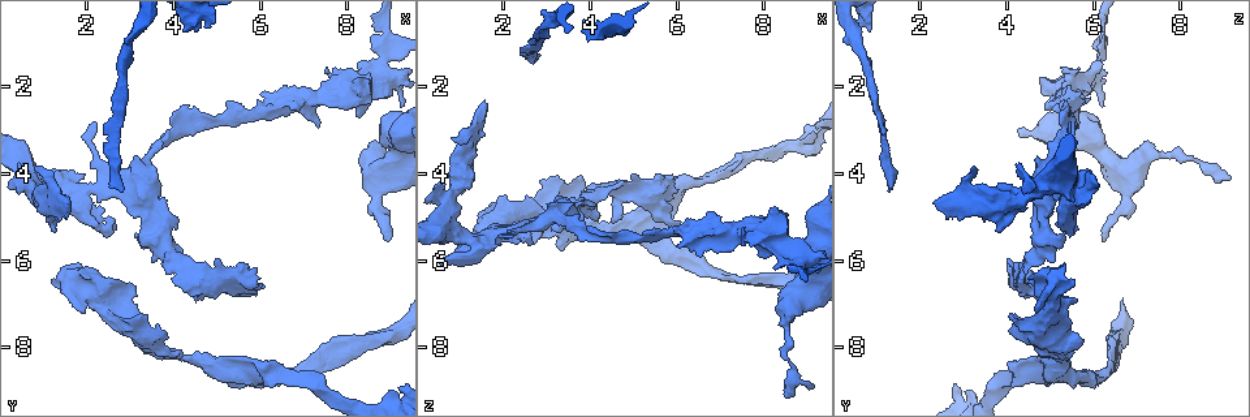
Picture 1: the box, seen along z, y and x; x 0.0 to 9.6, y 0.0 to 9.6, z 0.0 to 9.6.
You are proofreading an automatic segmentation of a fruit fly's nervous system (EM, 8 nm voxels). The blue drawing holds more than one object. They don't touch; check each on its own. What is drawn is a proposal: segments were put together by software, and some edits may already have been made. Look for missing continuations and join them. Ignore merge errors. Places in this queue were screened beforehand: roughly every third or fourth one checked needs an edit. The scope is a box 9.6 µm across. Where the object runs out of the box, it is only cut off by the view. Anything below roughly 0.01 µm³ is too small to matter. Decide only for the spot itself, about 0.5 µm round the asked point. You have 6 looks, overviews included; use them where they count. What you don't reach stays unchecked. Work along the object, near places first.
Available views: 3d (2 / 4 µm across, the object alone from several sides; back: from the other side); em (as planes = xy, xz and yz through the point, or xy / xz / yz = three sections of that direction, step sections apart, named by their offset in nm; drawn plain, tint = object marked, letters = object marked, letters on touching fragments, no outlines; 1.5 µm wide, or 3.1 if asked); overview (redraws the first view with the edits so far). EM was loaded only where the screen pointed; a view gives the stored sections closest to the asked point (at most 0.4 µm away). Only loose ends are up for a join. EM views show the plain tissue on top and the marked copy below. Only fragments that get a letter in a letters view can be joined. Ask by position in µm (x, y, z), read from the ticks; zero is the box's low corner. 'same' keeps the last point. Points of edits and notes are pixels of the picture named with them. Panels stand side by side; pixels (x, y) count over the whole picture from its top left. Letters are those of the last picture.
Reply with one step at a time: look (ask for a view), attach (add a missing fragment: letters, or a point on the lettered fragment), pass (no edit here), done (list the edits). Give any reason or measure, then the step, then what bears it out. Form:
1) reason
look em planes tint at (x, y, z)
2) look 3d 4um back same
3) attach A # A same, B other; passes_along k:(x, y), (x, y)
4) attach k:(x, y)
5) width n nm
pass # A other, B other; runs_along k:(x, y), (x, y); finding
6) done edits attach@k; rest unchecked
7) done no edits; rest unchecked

an open end
look em planes letters at (8.60, 4.05, 9.15)

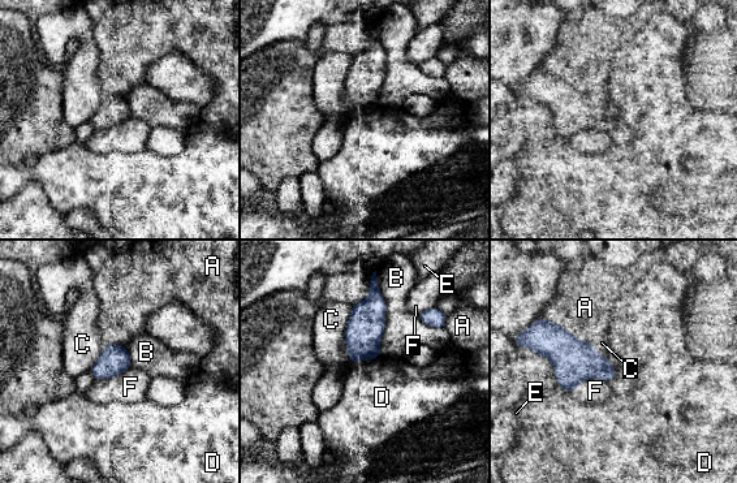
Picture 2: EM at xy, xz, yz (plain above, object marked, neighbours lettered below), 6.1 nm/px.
pass # A other, B other, C other, D other, E other, F other; no lettered fragment goes on from it

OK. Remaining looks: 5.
stops while still wide
look 3d 2um at (3.35, 7.75, 5.70)

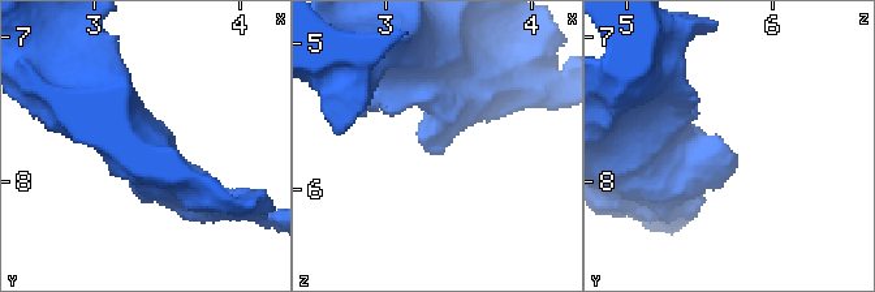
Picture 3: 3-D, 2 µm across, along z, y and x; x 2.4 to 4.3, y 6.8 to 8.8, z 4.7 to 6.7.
need the tissue
look em planes tint at (3.34, 7.80, 5.74)

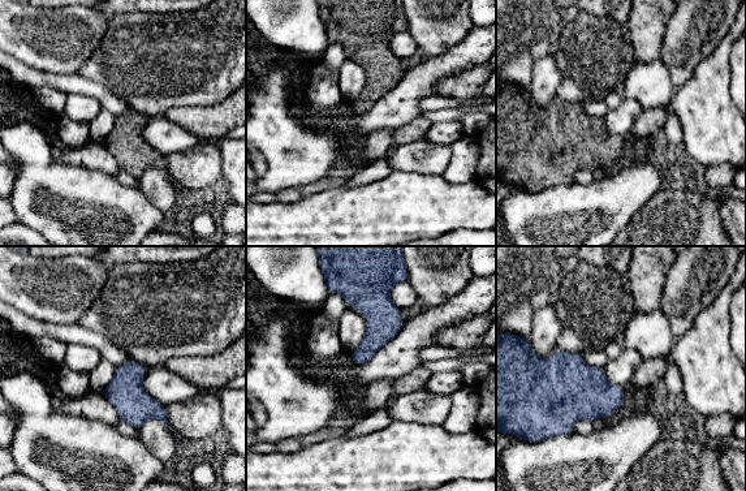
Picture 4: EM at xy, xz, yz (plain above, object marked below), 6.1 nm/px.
see the neighbours
look em planes letters same

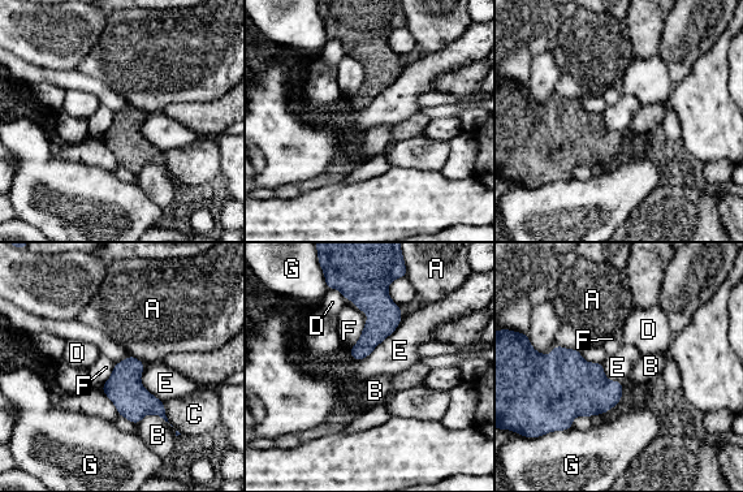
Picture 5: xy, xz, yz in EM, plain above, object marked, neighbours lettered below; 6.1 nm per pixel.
pass # A other, B other, C other, D other, E other, F other, G other; border 5:(402, 319), (368, 354), (353, 359); none of them fits

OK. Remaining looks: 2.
thick end
look 3d 4um back at (1.30, 6.60, 5.50)

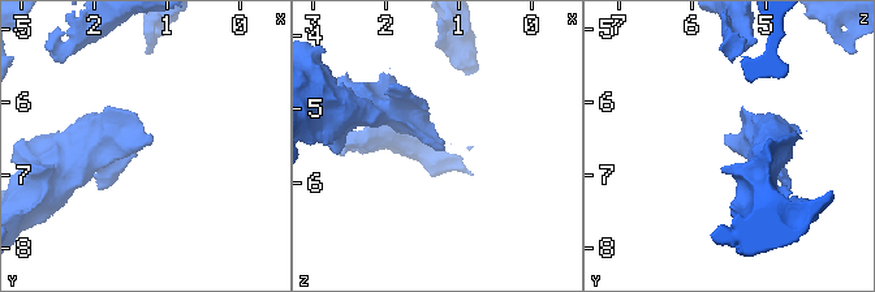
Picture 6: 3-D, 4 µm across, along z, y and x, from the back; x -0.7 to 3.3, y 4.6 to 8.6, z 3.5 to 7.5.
look em 3.1um planes letters at (1.20, 6.55, 5.55)

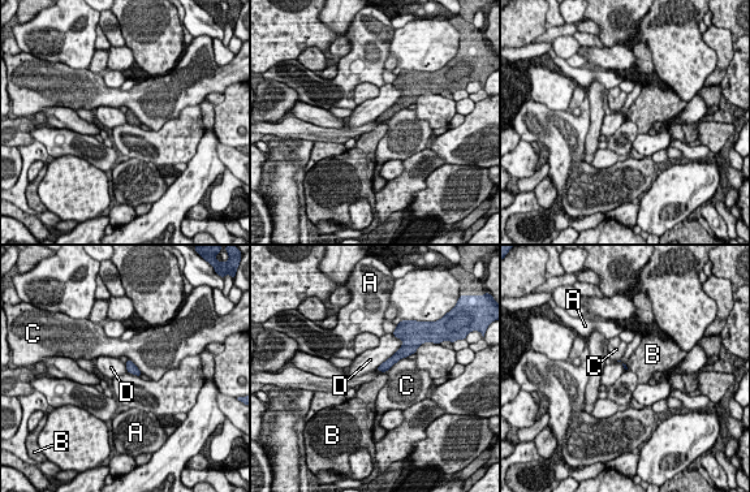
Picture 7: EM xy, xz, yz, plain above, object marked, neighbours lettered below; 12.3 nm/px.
pass # A other, B other, C other, D other; border 7:(400, 337), (401, 345), (375, 368); no lettered fragment goes on from it

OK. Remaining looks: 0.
done no edits; rest unchecked

